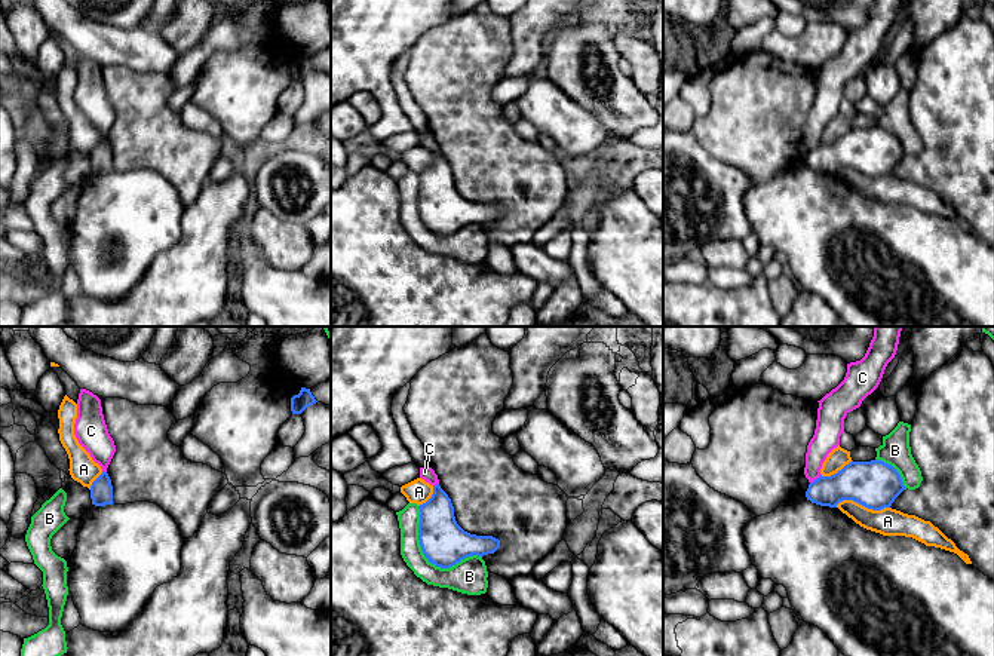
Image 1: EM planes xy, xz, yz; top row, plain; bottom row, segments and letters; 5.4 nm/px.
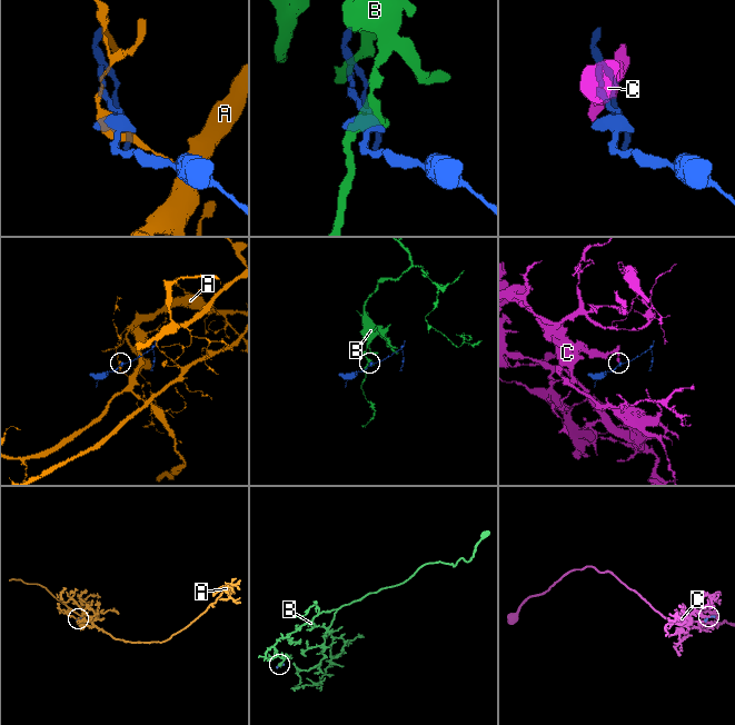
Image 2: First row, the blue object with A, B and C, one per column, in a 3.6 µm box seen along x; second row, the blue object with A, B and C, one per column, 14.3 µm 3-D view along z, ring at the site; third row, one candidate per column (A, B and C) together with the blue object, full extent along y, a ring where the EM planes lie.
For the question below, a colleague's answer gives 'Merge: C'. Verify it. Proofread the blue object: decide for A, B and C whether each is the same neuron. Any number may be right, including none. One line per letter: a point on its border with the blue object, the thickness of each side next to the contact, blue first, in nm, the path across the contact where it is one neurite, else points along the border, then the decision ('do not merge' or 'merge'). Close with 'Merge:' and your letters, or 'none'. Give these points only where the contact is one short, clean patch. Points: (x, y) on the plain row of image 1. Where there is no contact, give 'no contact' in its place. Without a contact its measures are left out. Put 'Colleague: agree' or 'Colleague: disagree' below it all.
A: contact yz (862, 172); calibres 260 and 150 nm; do not merge
B: contact xz (429, 227); calibres 240 and 190 nm; do not merge
C: contact yz (815, 147); calibres 220 and 140 nm; border yz (821, 141), (810, 150); do not merge
Merge: none
Colleague: disagree

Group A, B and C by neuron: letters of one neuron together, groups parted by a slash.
A / B / C

